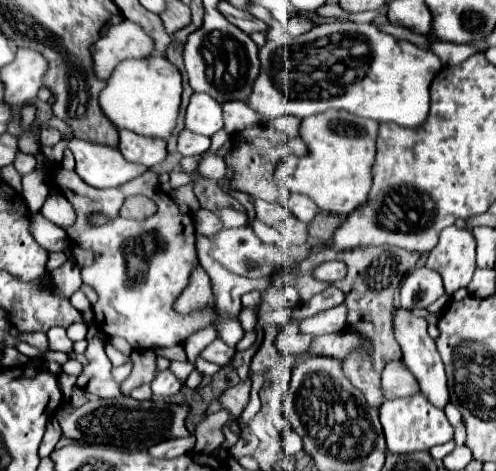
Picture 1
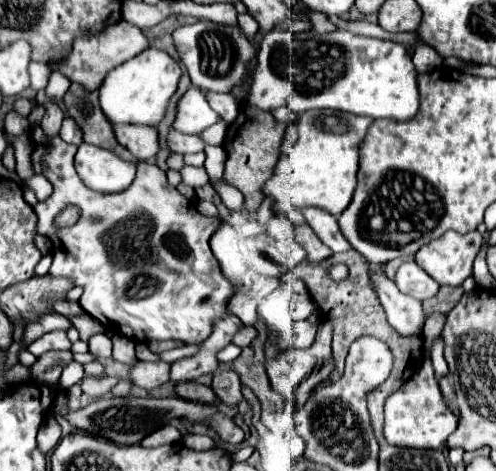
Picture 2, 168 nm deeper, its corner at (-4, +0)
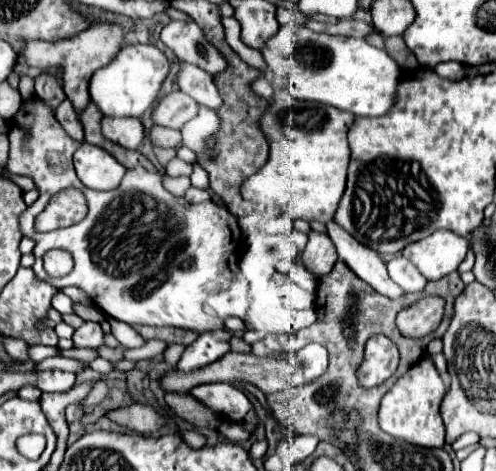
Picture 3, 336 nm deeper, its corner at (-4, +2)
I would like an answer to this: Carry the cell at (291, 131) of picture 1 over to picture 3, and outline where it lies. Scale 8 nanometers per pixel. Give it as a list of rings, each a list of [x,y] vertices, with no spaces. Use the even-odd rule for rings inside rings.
[[[263,78],[257,79],[251,85],[251,89],[260,97],[271,99],[273,97],[273,88]]]

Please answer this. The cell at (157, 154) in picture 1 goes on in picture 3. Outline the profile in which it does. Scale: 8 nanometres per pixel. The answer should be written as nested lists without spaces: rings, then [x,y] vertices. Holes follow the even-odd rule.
[[[104,117],[102,119],[102,133],[106,139],[126,147],[126,149],[138,149],[144,141],[144,127],[140,119],[114,119]]]

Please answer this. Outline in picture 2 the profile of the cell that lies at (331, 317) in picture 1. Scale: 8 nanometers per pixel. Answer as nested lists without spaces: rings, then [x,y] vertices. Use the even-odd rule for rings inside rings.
[[[324,321],[318,325],[314,343],[308,349],[280,351],[276,359],[264,359],[264,367],[272,389],[278,391],[282,397],[292,399],[296,387],[316,371],[314,367],[326,363],[332,357],[330,339],[332,327]]]

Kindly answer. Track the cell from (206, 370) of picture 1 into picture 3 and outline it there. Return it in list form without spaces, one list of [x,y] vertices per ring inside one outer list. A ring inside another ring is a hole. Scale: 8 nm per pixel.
[[[212,383],[212,385],[198,385],[192,389],[192,393],[198,401],[206,401],[208,407],[216,409],[222,419],[242,421],[244,415],[252,409],[252,403],[244,395],[242,389],[230,385],[230,383]]]

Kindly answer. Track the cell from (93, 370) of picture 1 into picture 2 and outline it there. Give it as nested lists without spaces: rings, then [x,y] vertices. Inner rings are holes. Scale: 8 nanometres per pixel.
[[[98,333],[96,337],[90,337],[88,345],[90,345],[90,351],[92,351],[100,361],[112,357],[112,341],[110,341],[104,333]]]

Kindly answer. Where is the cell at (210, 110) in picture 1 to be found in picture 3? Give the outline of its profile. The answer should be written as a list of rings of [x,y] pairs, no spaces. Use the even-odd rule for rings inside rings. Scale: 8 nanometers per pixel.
[[[176,89],[158,103],[158,107],[152,111],[152,119],[156,125],[182,129],[184,123],[188,123],[192,117],[198,115],[198,109],[200,109],[200,103],[196,103],[196,99]]]

